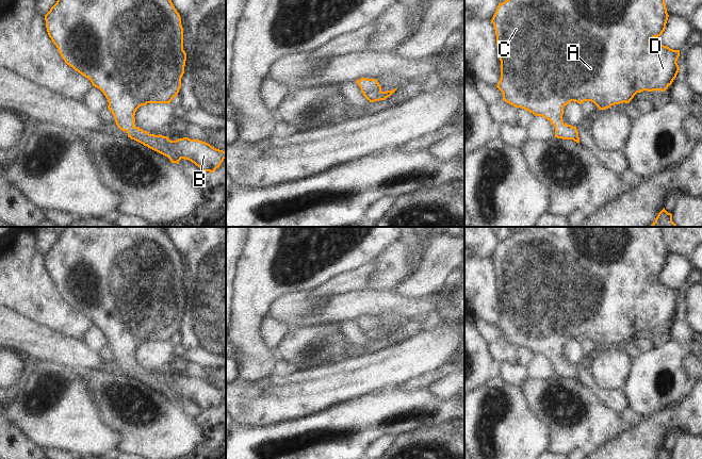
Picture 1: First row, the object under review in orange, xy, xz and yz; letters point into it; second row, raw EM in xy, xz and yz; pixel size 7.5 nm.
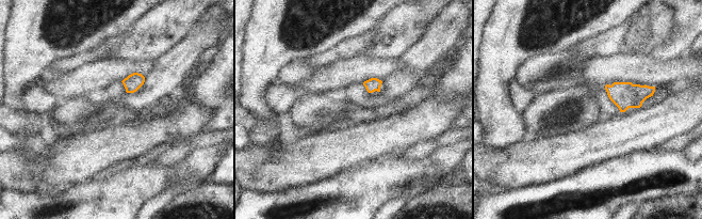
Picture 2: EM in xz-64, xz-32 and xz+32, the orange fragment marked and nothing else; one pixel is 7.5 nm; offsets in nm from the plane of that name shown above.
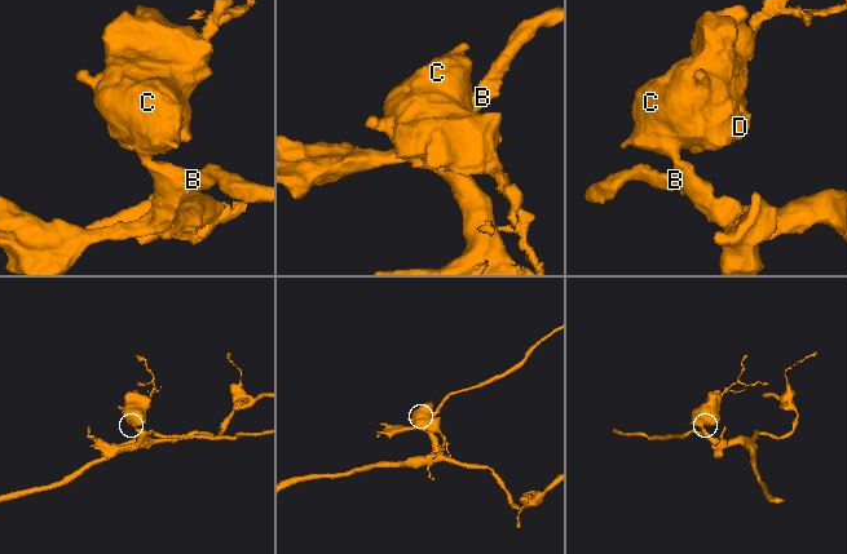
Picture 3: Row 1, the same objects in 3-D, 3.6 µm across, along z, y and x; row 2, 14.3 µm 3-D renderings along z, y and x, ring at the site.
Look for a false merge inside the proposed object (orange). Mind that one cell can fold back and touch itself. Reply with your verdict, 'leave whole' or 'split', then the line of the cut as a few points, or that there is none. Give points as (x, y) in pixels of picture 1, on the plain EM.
leave whole; no cut

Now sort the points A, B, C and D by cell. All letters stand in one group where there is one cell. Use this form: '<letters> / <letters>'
A B C D

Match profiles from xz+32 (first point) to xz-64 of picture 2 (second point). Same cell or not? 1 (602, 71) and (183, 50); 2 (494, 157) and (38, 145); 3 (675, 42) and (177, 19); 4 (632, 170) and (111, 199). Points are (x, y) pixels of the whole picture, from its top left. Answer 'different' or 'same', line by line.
1: different
2: different
3: different
4: same

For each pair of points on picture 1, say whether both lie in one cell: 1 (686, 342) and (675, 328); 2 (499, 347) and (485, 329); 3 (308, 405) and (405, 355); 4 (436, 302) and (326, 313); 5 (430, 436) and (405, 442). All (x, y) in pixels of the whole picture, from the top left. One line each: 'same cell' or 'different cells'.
1: same cell
2: different cells
3: same cell
4: same cell
5: same cell

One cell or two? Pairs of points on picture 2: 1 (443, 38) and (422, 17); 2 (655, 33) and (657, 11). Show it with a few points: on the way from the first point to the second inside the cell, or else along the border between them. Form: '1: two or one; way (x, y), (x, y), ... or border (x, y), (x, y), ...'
1: two; border (439, 11), (423, 34), (413, 44)
2: one; way (657, 28), (657, 16)

